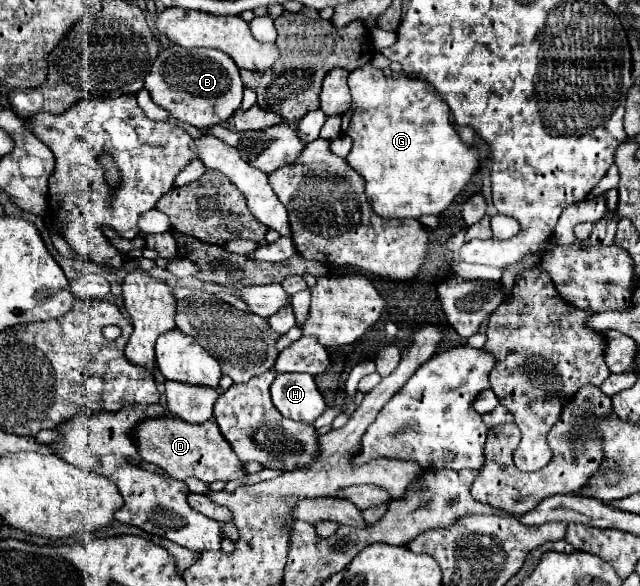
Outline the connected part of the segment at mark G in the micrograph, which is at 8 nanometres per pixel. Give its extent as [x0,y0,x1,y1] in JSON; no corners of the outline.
[344,64,478,218]

